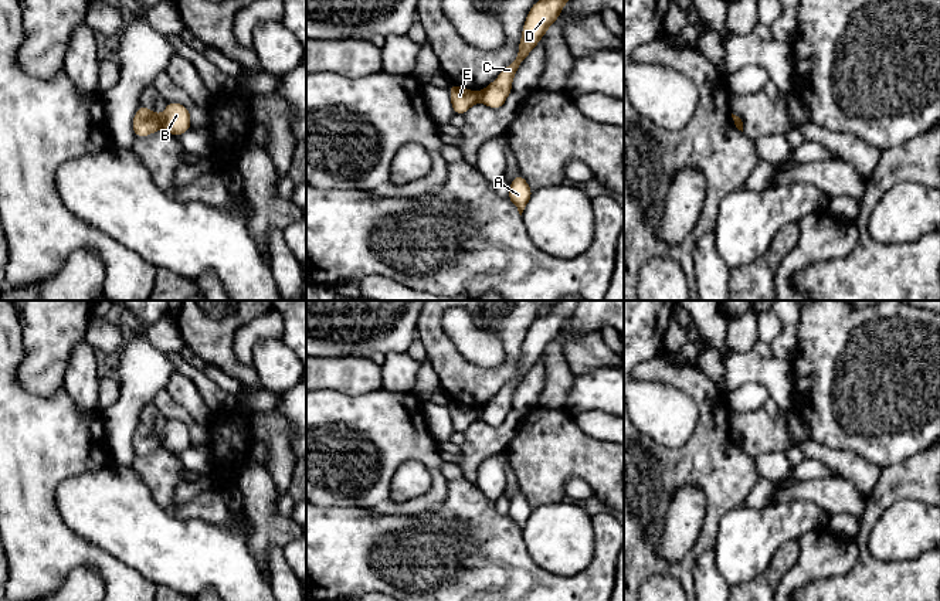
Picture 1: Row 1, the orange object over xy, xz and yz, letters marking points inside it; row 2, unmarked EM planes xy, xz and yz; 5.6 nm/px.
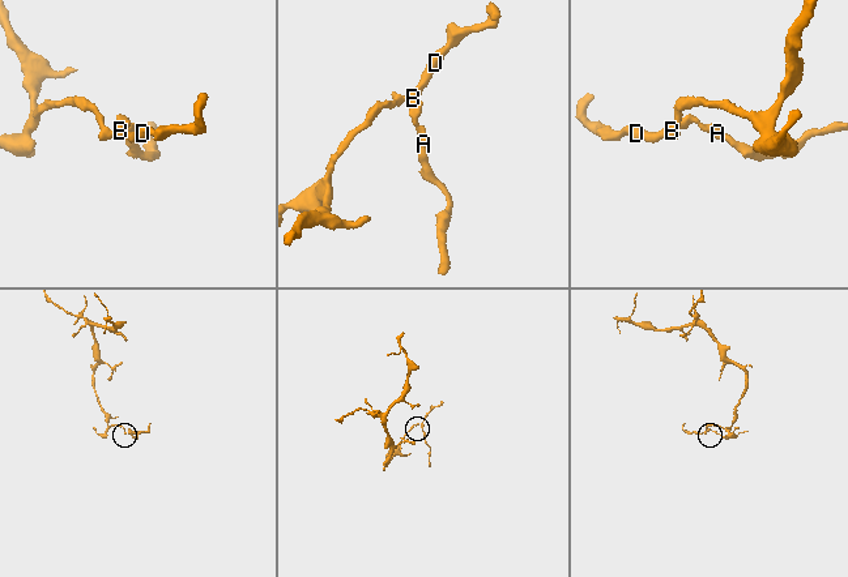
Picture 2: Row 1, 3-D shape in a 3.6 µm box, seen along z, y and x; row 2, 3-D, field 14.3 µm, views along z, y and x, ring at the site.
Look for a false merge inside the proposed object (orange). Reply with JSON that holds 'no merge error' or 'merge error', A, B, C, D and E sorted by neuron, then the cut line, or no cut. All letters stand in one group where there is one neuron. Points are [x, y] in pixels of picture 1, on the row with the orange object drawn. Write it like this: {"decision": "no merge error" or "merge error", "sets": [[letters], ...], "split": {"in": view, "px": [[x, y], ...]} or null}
{"decision": "merge error", "sets": [["A", "B", "C", "D"], ["E"]], "split": {"in": "xy", "px": [[159, 118], [162, 126]]}}

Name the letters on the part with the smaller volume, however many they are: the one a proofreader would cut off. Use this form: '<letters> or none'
A, B, C, D

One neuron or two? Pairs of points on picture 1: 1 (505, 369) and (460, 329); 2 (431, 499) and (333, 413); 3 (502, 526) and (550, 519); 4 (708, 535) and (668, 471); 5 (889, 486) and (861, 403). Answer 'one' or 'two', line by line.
1: two
2: one
3: two
4: one
5: two

